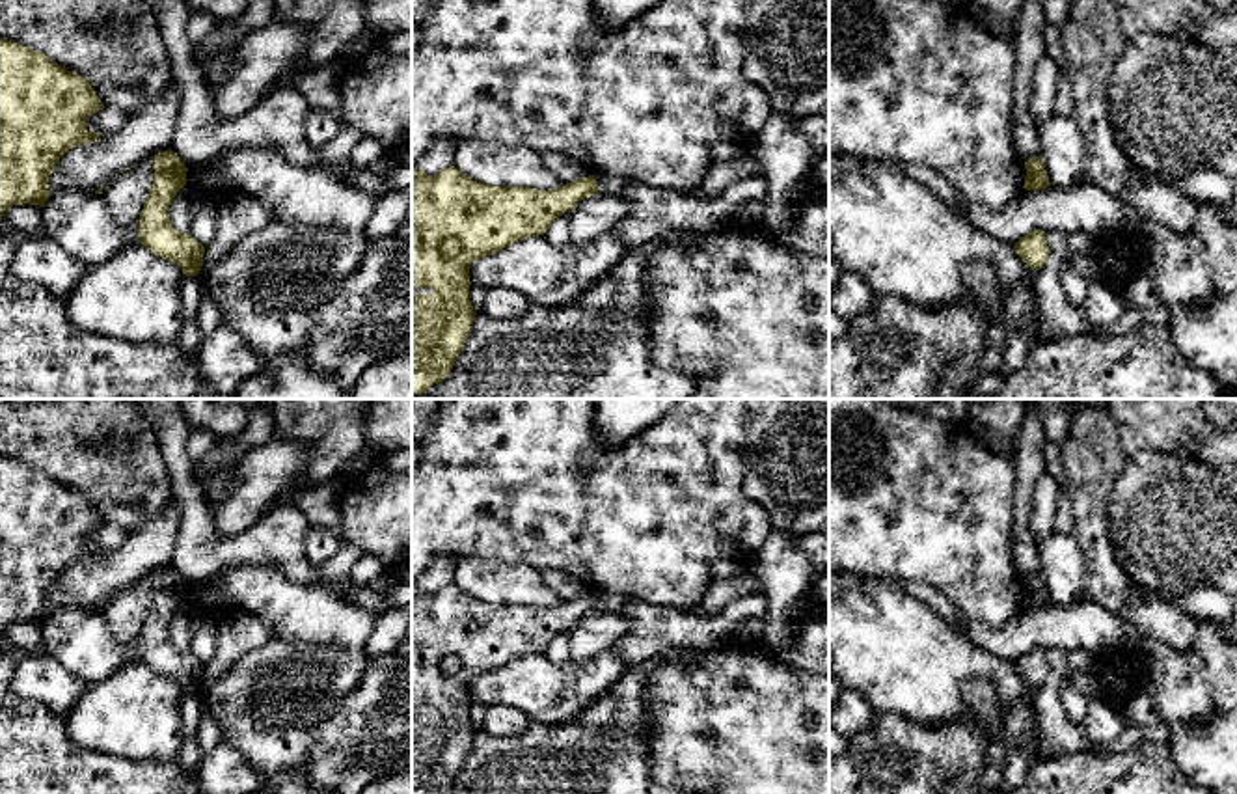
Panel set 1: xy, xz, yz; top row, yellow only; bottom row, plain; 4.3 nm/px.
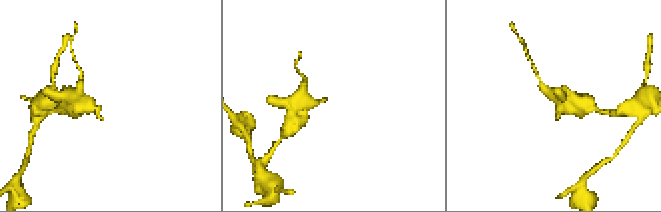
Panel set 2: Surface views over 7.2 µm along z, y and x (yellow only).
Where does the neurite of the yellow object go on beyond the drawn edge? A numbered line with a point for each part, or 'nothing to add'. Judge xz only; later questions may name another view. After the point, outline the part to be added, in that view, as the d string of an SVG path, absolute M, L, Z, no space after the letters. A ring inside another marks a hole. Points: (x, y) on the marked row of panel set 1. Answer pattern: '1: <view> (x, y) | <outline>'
nothing to add

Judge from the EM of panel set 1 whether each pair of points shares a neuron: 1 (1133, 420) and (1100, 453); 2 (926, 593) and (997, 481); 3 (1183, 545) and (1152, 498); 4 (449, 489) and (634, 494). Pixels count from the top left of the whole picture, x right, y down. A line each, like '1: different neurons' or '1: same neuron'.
1: different neurons
2: different neurons
3: same neuron
4: same neuron

